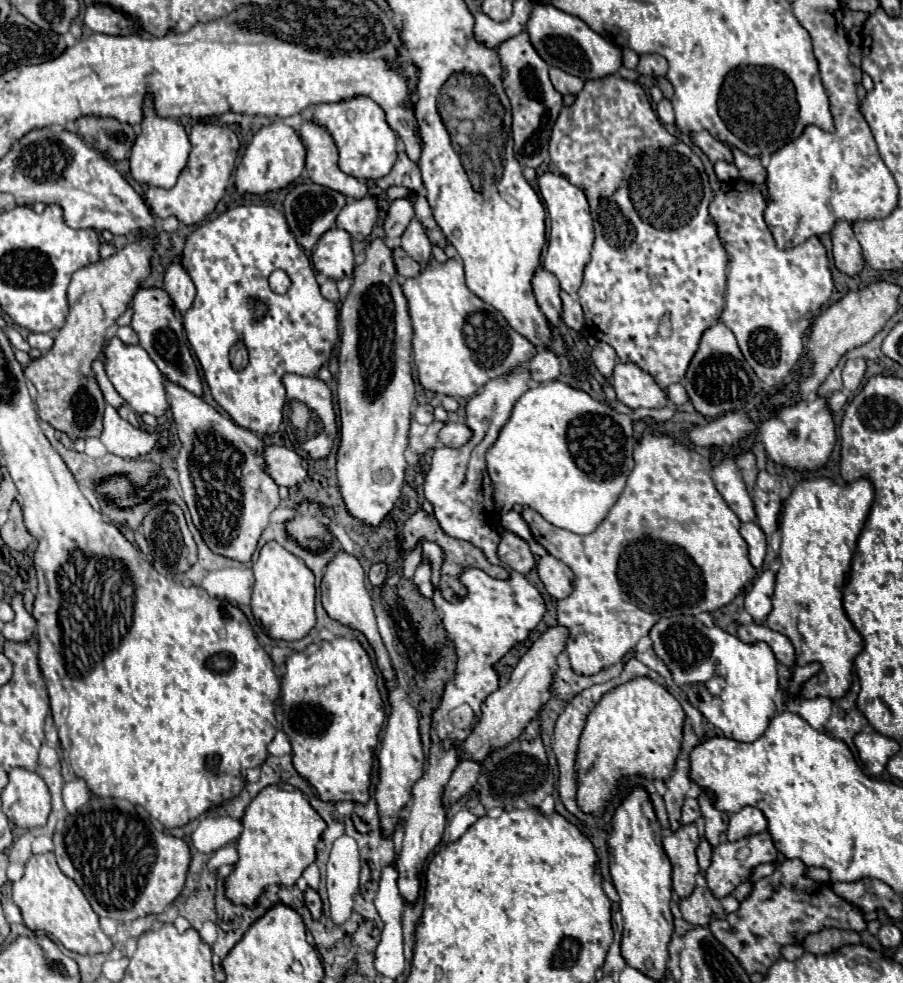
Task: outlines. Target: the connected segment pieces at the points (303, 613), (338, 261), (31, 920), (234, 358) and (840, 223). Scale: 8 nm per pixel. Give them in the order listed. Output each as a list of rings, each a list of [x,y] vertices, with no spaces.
[[[268,542],[262,546],[258,560],[254,562],[254,592],[252,592],[252,614],[266,628],[268,636],[274,640],[300,640],[316,624],[314,616],[314,574],[298,560],[292,552],[282,548],[278,542]]]
[[[330,228],[324,232],[312,252],[312,264],[318,272],[326,274],[332,280],[340,280],[342,276],[350,274],[354,270],[350,234],[340,228]]]
[[[52,852],[34,854],[26,862],[24,876],[12,884],[12,900],[22,910],[24,924],[30,930],[48,932],[52,938],[60,940],[68,950],[78,954],[98,954],[112,950],[110,938],[102,932],[98,924],[98,914],[92,910],[90,902],[76,886],[76,882],[62,874]]]
[[[237,342],[230,350],[230,361],[233,364],[236,364],[236,367],[233,366],[233,369],[240,371],[245,368],[248,364],[248,352],[242,342]]]
[[[836,220],[830,230],[830,236],[834,244],[832,254],[834,254],[836,268],[850,276],[858,274],[864,266],[864,260],[862,260],[860,244],[852,234],[852,224],[848,220]]]

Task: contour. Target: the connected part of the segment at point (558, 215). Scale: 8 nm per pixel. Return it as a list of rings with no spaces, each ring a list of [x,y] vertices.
[[[546,172],[538,180],[542,198],[546,202],[546,210],[550,214],[550,238],[548,238],[548,252],[544,256],[544,270],[552,272],[560,288],[568,294],[576,294],[582,284],[582,272],[590,262],[590,252],[594,244],[594,226],[588,208],[588,200],[584,192],[572,186],[566,178]]]

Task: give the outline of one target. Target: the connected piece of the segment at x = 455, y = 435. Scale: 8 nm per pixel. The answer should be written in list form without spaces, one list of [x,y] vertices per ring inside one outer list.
[[[446,422],[442,426],[442,430],[438,432],[438,440],[450,448],[458,448],[458,446],[466,444],[468,438],[470,438],[470,428],[460,422]]]

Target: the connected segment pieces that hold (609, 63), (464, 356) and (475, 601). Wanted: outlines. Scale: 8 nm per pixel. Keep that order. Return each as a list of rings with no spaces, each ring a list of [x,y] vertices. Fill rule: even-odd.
[[[536,4],[524,30],[528,32],[530,44],[546,64],[556,66],[582,80],[594,80],[608,74],[616,74],[618,68],[622,66],[622,52],[618,46],[604,40],[580,18],[562,12],[552,4]]]
[[[430,260],[418,276],[406,278],[402,290],[414,328],[412,348],[418,378],[428,390],[452,398],[474,396],[488,380],[502,376],[516,364],[528,364],[536,354],[534,344],[508,328],[508,322],[496,308],[468,290],[460,260]]]
[[[506,566],[506,570],[510,572],[510,578],[506,582],[490,578],[478,568],[470,568],[468,572],[464,572],[460,580],[468,588],[468,598],[458,604],[450,604],[448,600],[444,600],[440,590],[434,592],[434,606],[442,612],[442,624],[450,640],[454,642],[458,654],[456,676],[452,682],[446,684],[442,704],[434,712],[434,726],[438,728],[436,736],[440,736],[444,748],[454,748],[468,736],[468,730],[454,728],[454,724],[450,722],[450,712],[462,704],[468,704],[474,712],[474,718],[480,716],[480,704],[488,694],[498,688],[494,664],[514,644],[526,640],[544,616],[546,608],[540,592],[520,572],[512,570],[510,566]]]

